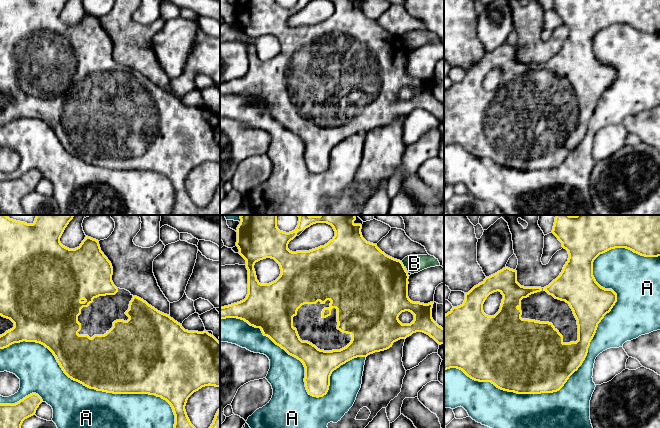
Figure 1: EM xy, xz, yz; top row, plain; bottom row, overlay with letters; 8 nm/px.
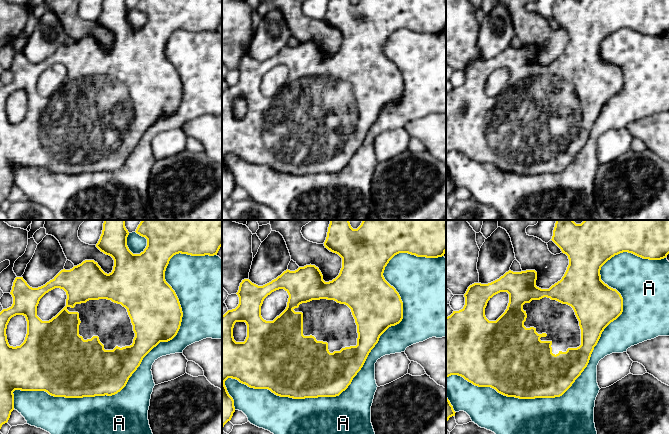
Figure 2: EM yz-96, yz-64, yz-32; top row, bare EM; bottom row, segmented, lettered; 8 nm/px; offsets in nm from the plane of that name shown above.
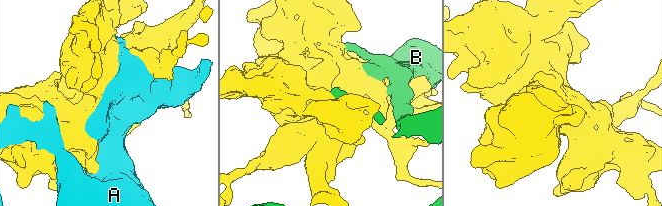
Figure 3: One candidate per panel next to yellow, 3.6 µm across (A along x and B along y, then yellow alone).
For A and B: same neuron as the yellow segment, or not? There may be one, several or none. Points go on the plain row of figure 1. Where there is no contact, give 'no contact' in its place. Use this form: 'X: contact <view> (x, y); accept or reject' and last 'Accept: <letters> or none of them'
A: contact yz (589, 121); reject
B: contact xz (402, 40); reject
Accept: none of them

